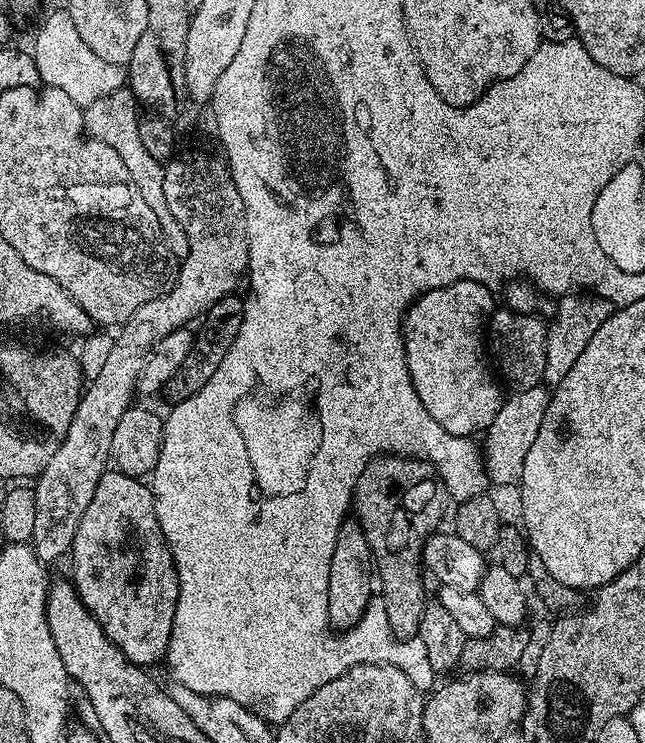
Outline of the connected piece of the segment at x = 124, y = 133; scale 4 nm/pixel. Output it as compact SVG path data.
M127 86L120 87L113 93L105 94L102 98L90 102L83 109L84 130L98 142L106 142L106 146L110 146L110 150L114 150L114 154L118 154L118 158L122 158L122 166L126 166L126 170L130 170L130 178L134 178L134 186L138 186L138 194L142 194L142 202L146 202L146 206L150 206L150 210L154 210L154 218L158 218L158 226L162 230L170 250L178 258L183 258L188 253L186 234L182 230L182 226L178 226L178 218L174 218L174 214L170 214L170 206L166 206L166 193L162 186L164 164L155 160L144 147L142 138L138 135L140 116L138 111L136 112L136 108L138 109L138 101L132 89Z

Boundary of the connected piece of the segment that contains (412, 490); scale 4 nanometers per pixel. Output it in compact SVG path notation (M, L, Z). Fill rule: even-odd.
M385 454L376 456L362 470L354 493L354 519L362 526L366 542L374 557L378 569L378 580L384 583L382 603L390 620L390 629L396 637L407 640L420 631L426 597L422 573L422 553L424 543L441 527L444 520L444 507L450 504L450 497L444 490L444 484L436 474L436 469L425 460L413 460L411 456Z

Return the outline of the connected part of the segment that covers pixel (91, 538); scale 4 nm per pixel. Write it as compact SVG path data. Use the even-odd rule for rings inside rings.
M119 470L105 471L94 490L94 498L90 498L90 506L86 506L86 514L82 514L82 522L78 522L71 560L70 579L76 585L76 593L102 626L106 638L110 638L130 662L141 666L156 664L159 660L161 663L168 654L180 587L168 543L158 526L152 489L143 479L127 476Z

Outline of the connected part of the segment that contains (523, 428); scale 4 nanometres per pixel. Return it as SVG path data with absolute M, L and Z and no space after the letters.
M542 384L536 385L534 387L530 387L529 390L524 391L513 391L510 395L512 395L509 399L508 397L501 403L500 408L498 410L498 414L494 416L494 421L490 424L488 428L485 429L482 439L484 439L484 444L482 440L482 455L484 457L484 469L487 472L487 478L491 485L498 486L512 486L515 487L519 485L522 476L523 463L526 462L527 451L530 450L531 443L534 442L534 439L538 436L538 429L542 426L542 419L545 418L546 408L549 405L549 398L551 396L551 391Z

